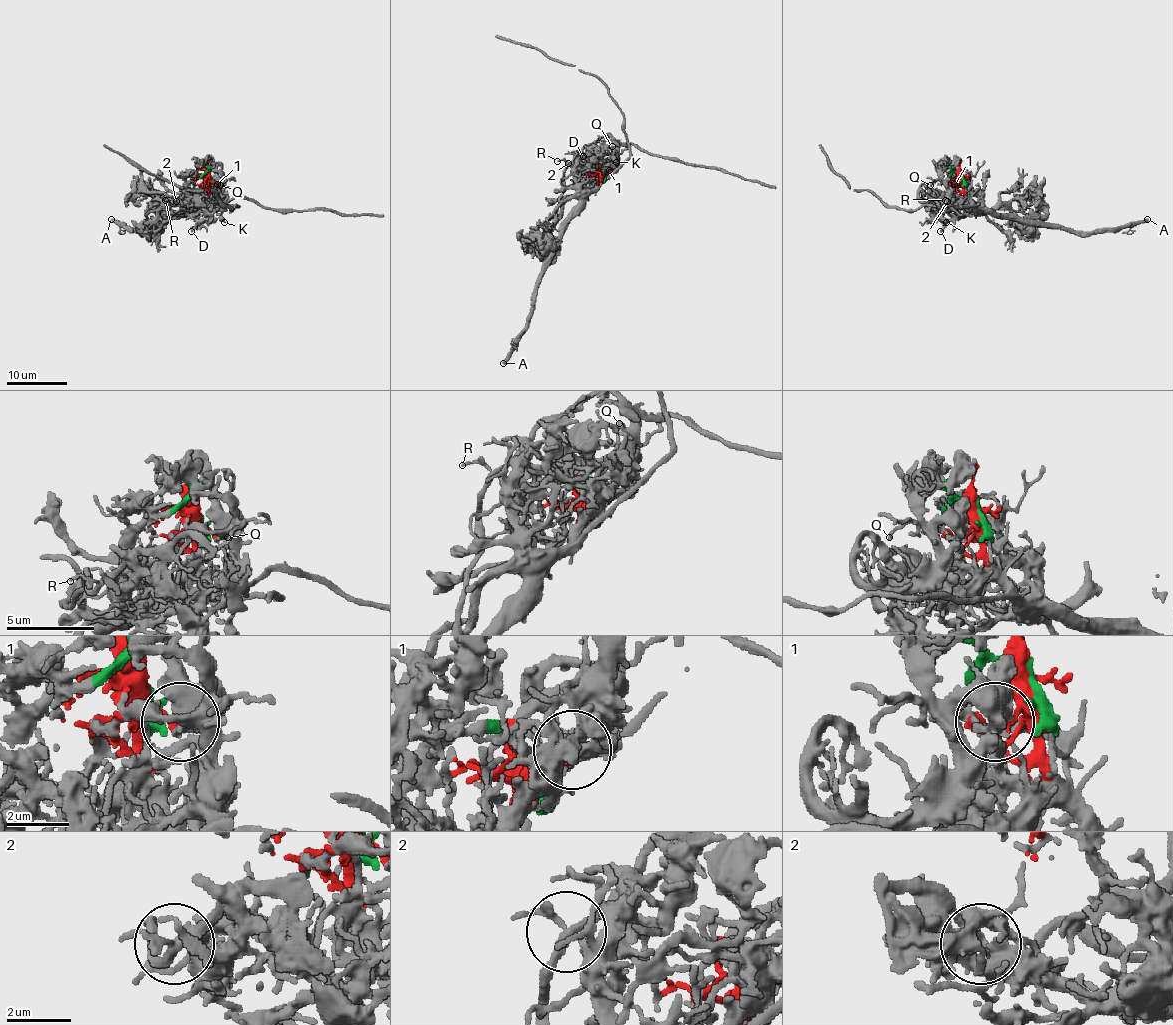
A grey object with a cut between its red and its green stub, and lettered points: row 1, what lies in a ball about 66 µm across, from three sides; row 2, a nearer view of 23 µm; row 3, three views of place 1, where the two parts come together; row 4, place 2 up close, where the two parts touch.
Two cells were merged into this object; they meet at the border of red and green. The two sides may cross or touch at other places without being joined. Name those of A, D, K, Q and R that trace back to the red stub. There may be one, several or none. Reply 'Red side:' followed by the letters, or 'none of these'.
Red side: A, D, R

